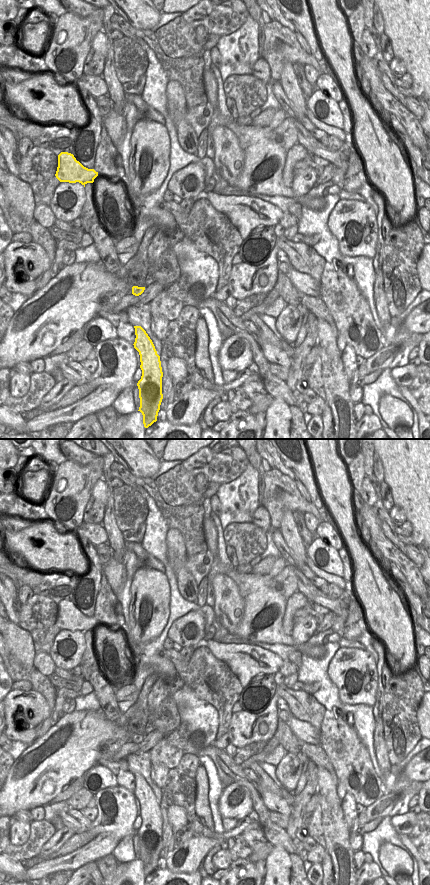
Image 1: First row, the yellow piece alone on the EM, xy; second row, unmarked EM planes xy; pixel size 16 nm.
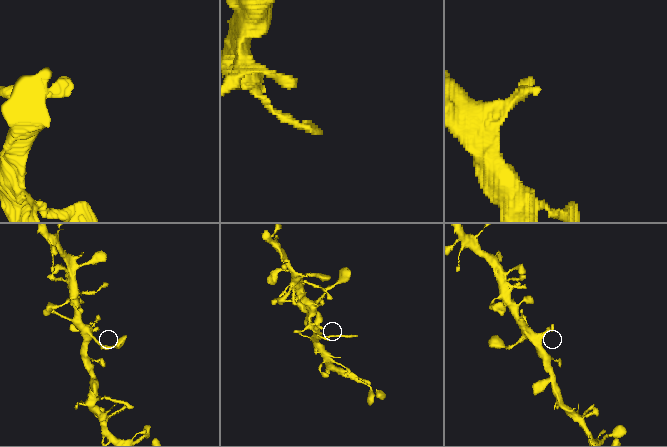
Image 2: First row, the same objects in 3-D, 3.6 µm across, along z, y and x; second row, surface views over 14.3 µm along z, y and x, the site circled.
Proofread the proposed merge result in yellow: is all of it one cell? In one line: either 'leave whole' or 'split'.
leave whole

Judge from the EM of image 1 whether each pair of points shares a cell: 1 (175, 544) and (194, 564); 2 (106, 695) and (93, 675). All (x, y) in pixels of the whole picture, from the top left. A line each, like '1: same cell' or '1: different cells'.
1: different cells
2: same cell

